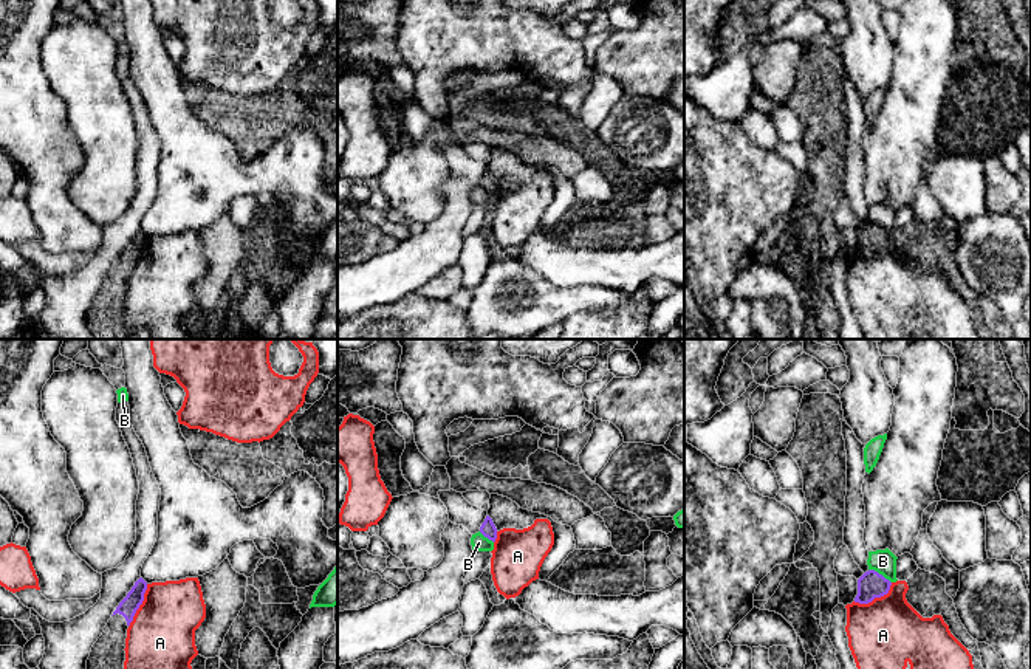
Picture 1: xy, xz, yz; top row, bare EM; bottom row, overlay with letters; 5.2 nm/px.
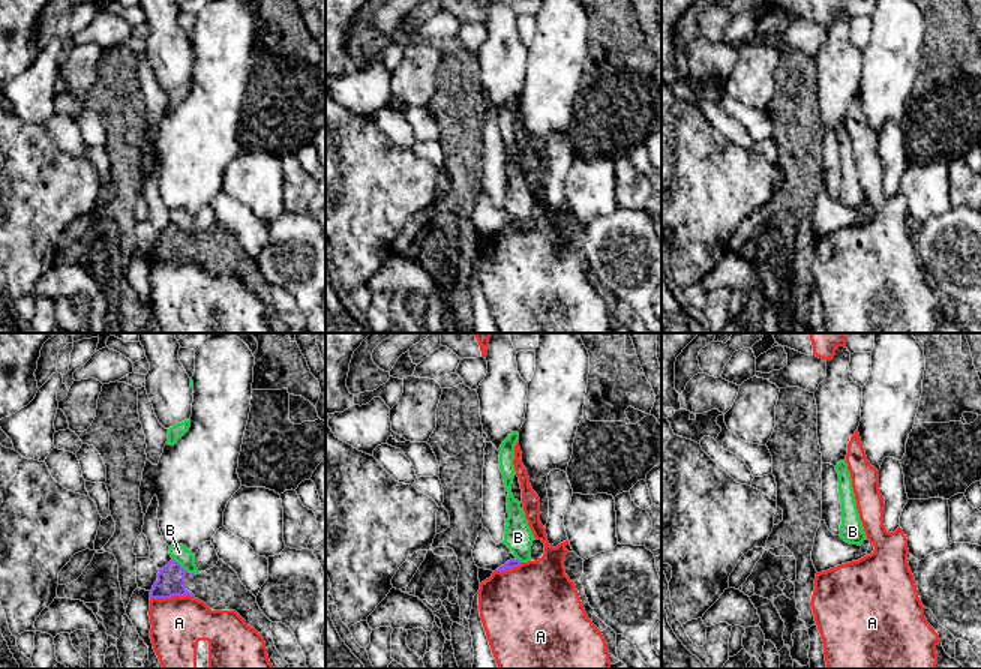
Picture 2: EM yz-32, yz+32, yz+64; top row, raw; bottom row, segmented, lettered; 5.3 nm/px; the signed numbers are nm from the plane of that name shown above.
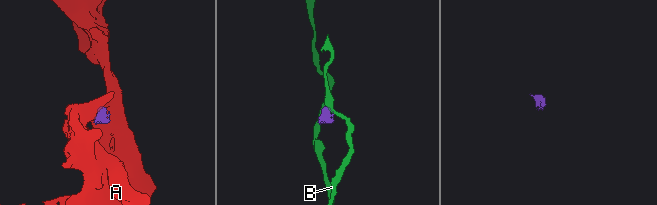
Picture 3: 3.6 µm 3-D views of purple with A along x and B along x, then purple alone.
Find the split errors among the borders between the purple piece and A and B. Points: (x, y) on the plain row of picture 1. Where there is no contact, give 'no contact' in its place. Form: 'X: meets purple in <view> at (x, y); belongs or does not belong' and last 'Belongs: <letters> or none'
A: meets purple in yz at (875, 250); does not belong
B: meets purple in yz at (878, 226); does not belong
Belongs: none

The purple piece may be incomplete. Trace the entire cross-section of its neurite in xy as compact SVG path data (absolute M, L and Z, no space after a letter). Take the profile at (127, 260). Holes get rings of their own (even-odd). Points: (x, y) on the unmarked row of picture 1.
M139 231L119 256L102 288L93 297L87 325L94 339L132 339L124 325L127 282L144 254L147 235Z

